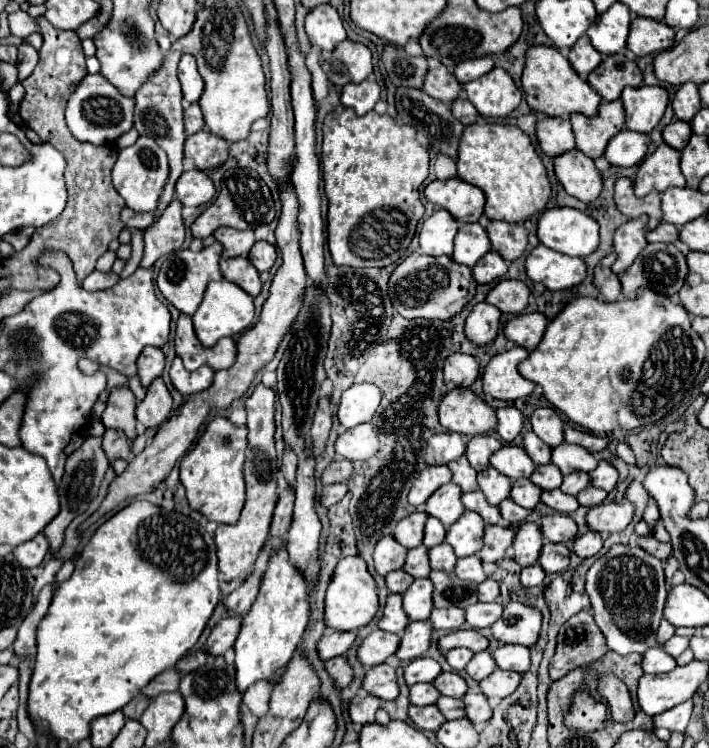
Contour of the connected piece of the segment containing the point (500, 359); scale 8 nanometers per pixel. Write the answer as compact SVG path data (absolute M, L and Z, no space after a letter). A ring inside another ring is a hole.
M511 348L503 354L493 356L483 372L483 392L497 400L527 398L533 392L535 384L531 380L525 380L517 370L519 362L527 356L529 352L525 348Z

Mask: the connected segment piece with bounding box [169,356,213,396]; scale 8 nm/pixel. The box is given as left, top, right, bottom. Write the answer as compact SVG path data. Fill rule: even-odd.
M179 356L173 360L173 366L169 370L169 376L171 376L171 382L173 382L175 390L181 392L183 396L197 394L197 392L209 388L209 384L213 382L213 370L209 366L207 368L203 366L199 370L195 370L195 372L189 372L183 366L183 362L181 362Z

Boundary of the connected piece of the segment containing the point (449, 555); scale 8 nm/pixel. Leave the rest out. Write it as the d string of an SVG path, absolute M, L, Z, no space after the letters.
M445 542L429 550L429 560L433 570L443 570L443 572L453 572L457 564L457 556L453 554L453 548L449 548L449 544Z

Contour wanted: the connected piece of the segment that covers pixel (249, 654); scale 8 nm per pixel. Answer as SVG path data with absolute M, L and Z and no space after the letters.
M279 548L275 556L269 558L267 570L263 574L261 590L253 602L249 614L243 618L237 642L235 642L235 668L237 668L237 690L245 692L259 680L277 684L281 680L281 670L287 668L293 658L297 644L305 632L309 620L309 602L305 580L297 574L297 568L289 562L285 548Z

